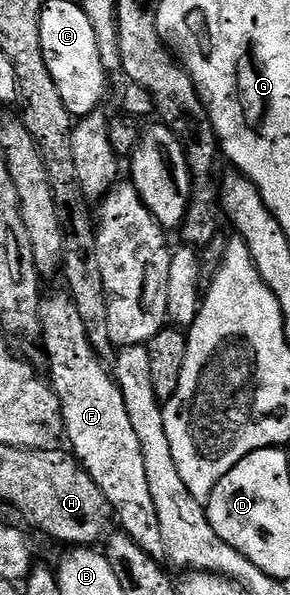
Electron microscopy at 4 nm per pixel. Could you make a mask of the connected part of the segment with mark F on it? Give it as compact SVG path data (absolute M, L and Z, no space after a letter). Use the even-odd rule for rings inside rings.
M47 294L38 315L42 318L40 339L46 342L46 359L50 362L48 382L58 394L64 435L74 446L70 446L72 454L102 490L117 522L122 522L121 530L130 535L144 553L157 556L162 538L156 505L152 505L152 493L148 493L148 473L144 470L140 437L136 437L136 429L132 429L122 391L107 364L98 360L88 341L84 321L80 321L80 313L76 313L69 294Z

